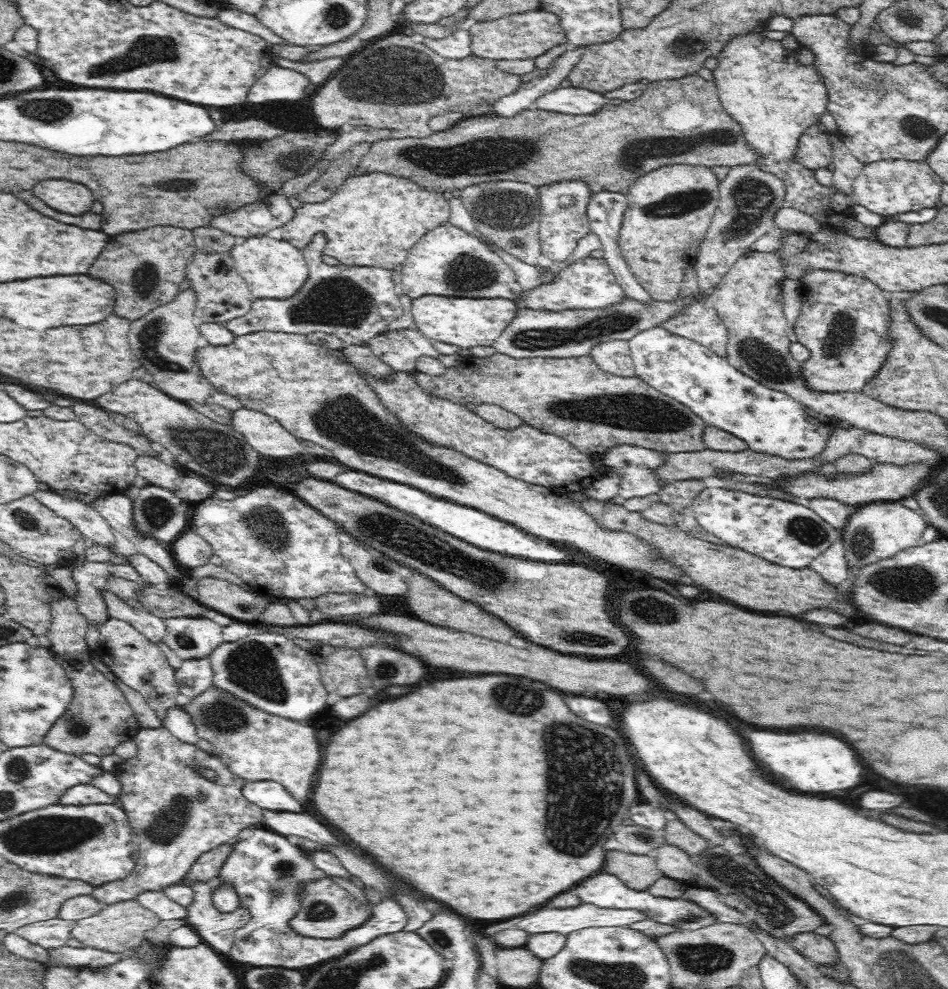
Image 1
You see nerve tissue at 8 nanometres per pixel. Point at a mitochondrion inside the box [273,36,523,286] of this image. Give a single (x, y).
(401, 73)

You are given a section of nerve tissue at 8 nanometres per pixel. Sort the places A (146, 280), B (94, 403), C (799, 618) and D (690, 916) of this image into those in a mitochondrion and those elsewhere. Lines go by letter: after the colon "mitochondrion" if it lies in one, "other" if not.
A: mitochondrion
B: other
C: other
D: mitochondrion

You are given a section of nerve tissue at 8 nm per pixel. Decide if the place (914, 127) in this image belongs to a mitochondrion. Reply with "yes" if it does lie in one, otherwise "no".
yes

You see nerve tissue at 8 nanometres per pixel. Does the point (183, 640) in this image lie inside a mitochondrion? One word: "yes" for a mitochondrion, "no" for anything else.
yes

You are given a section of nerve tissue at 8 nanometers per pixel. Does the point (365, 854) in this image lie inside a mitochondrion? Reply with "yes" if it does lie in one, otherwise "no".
no

